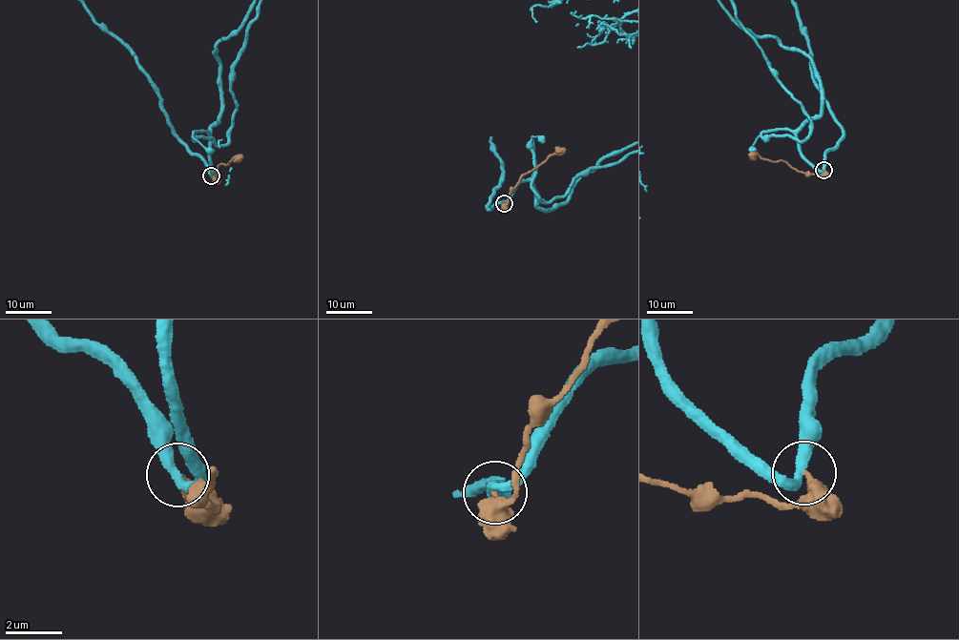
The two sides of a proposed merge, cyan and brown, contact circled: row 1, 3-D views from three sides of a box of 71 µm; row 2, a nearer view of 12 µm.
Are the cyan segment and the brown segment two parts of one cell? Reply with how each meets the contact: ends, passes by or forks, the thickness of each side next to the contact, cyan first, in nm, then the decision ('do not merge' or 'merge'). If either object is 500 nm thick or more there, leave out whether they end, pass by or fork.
cyan passes by; brown ends there; 340 nm thick on the cyan side, 320 nm on the other; do not merge

